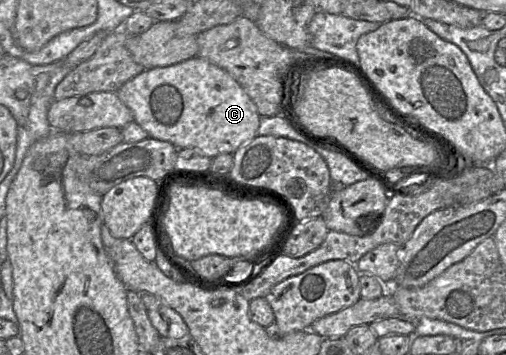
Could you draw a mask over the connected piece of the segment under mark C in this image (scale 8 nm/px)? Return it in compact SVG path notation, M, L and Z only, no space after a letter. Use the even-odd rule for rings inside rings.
M195 56L182 62L145 69L117 91L119 98L134 114L137 122L152 138L168 141L178 149L193 148L214 158L222 153L234 153L257 136L260 115L244 88L226 70Z

